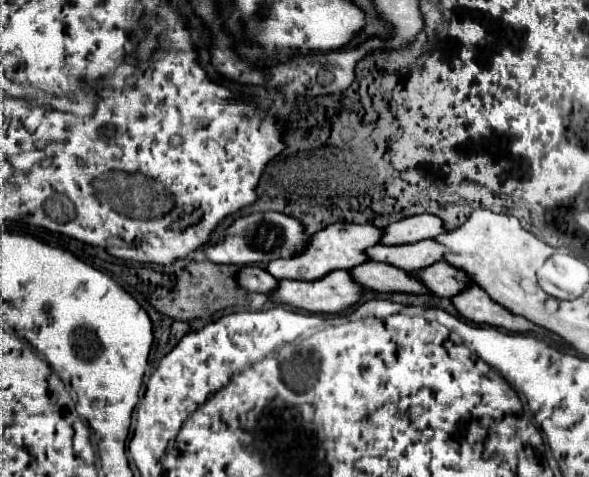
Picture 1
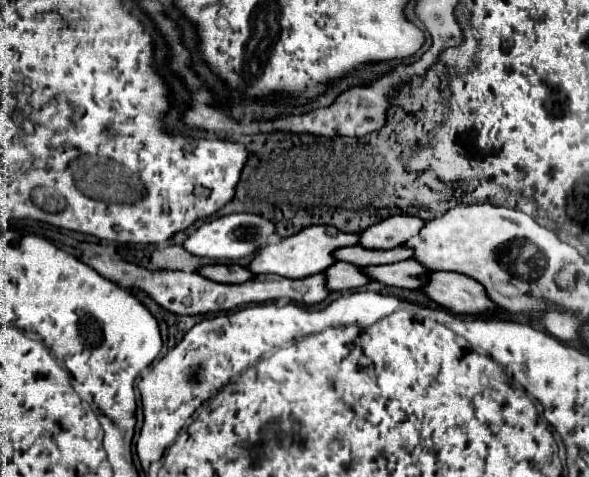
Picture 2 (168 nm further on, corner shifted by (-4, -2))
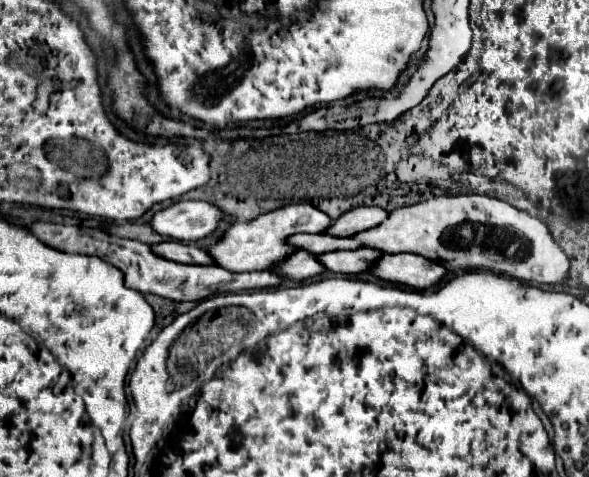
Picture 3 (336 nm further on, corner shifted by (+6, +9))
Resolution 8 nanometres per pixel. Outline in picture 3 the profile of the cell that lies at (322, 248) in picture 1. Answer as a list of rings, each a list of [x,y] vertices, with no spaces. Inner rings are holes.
[[[296,202],[296,204],[288,204],[282,206],[274,212],[262,214],[250,222],[234,222],[226,228],[226,232],[222,234],[222,238],[218,242],[214,242],[212,246],[206,248],[206,252],[212,256],[214,264],[230,270],[230,272],[248,272],[248,270],[268,270],[270,266],[274,266],[276,262],[284,260],[286,256],[290,256],[294,252],[294,248],[290,244],[286,244],[286,238],[290,234],[298,234],[298,232],[324,232],[328,226],[332,224],[332,220],[318,210],[312,204],[304,204],[304,202]]]

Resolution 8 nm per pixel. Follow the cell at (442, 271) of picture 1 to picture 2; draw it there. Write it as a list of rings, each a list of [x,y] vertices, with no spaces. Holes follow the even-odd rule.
[[[408,259],[404,263],[364,267],[366,275],[384,285],[402,287],[402,289],[422,289],[428,283],[428,271],[416,259]]]

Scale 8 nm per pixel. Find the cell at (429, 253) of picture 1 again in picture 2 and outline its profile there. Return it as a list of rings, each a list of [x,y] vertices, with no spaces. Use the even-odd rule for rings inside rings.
[[[354,245],[354,247],[342,247],[334,253],[334,257],[338,261],[346,261],[358,267],[370,267],[370,265],[390,265],[390,263],[398,263],[398,261],[406,261],[414,257],[414,251],[410,251],[410,247],[394,247],[394,249],[384,249],[384,251],[374,251],[374,249],[366,249],[362,245]]]

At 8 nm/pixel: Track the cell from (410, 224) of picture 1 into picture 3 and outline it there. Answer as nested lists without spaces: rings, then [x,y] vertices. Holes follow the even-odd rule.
[[[368,206],[352,208],[334,220],[332,228],[328,228],[326,234],[330,234],[330,236],[354,236],[362,230],[378,226],[386,216],[388,216],[388,212],[382,208],[368,208]]]

